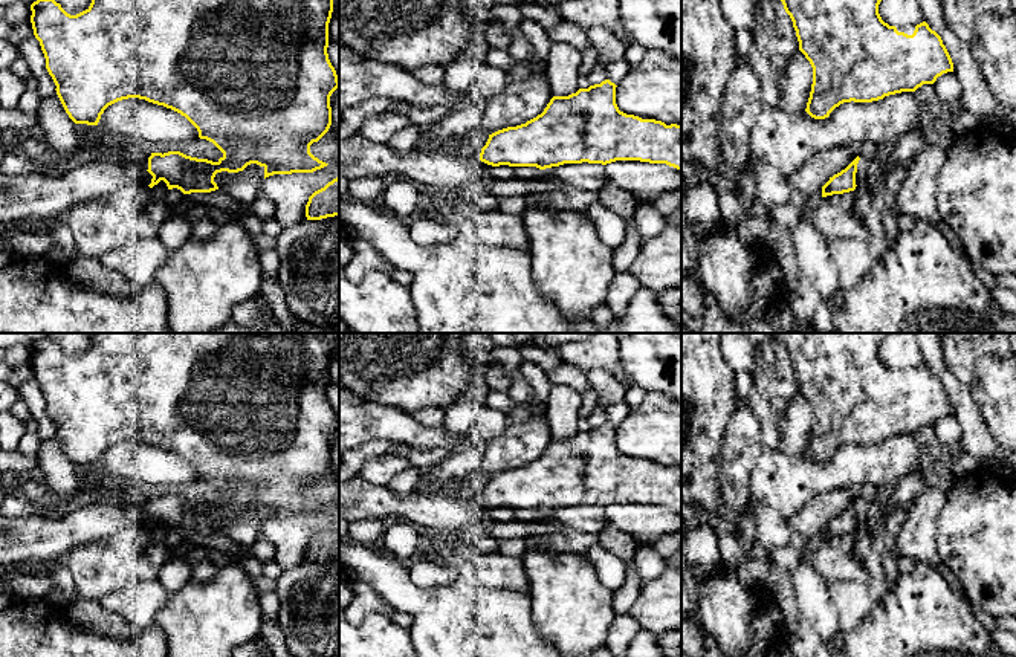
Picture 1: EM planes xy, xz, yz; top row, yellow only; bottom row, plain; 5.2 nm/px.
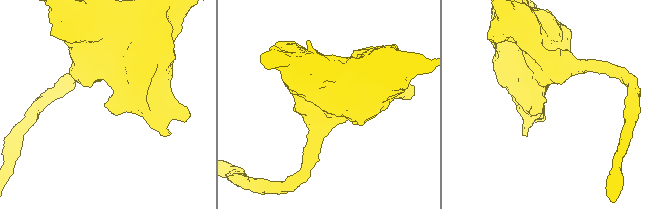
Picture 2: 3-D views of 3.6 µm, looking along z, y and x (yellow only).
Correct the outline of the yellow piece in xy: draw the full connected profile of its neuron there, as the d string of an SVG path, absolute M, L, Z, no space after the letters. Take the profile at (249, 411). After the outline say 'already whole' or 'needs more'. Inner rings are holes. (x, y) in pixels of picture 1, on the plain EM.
M89 333L89 336L92 341L90 348L76 358L67 356L53 341L38 341L31 347L34 377L40 384L46 400L46 411L57 428L57 437L69 460L75 466L98 468L101 457L108 448L122 442L139 440L163 448L185 458L197 471L199 480L212 484L223 498L217 504L212 504L208 501L191 500L180 494L168 494L163 497L151 495L147 506L133 506L116 500L101 500L72 509L66 513L57 513L55 516L31 512L26 516L11 518L0 512L0 567L11 567L23 562L46 564L50 561L61 561L73 549L92 542L101 542L124 529L142 524L147 513L153 518L151 526L148 527L150 530L163 523L168 532L177 530L183 536L191 536L218 532L214 524L217 515L238 515L251 506L264 510L264 521L273 516L313 515L328 507L310 495L310 487L318 484L328 474L332 468L330 439L339 429L336 413L327 396L328 365L338 333Z | needs more

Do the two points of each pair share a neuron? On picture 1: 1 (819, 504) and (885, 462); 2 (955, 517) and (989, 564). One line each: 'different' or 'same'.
1: different
2: same

